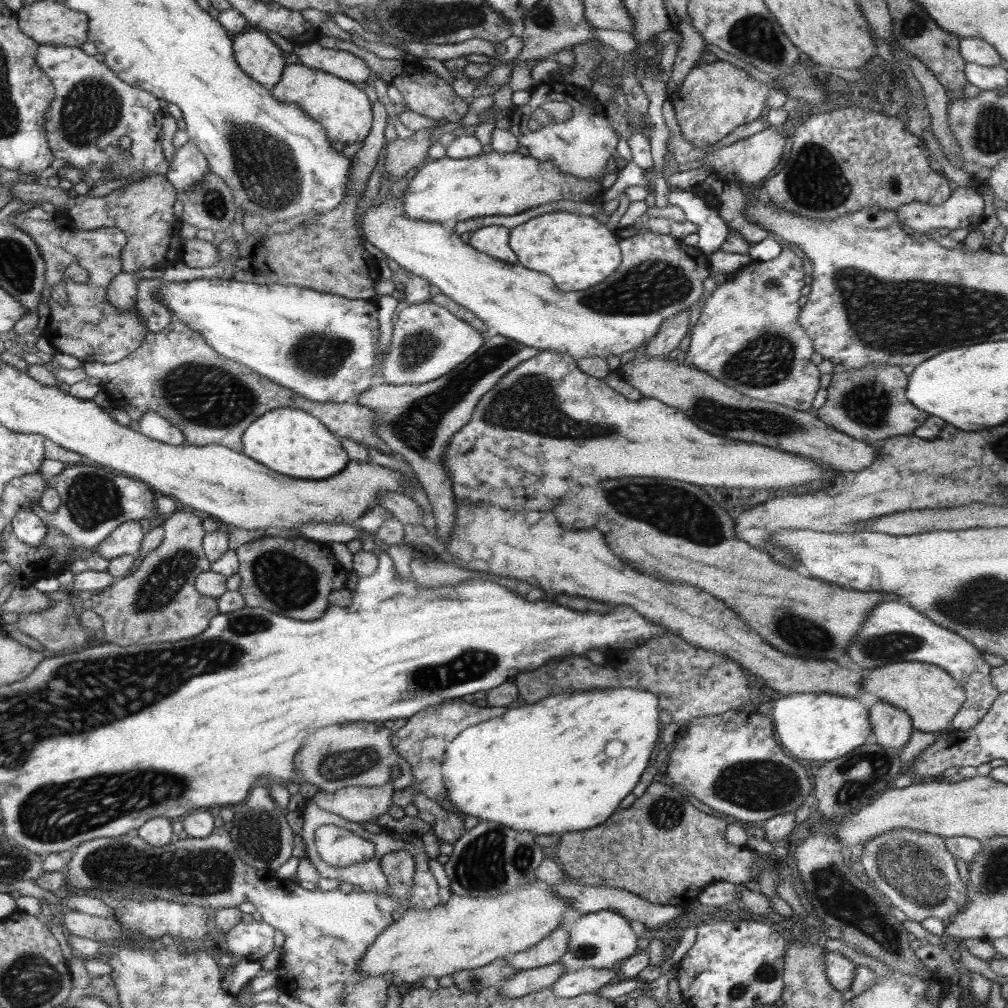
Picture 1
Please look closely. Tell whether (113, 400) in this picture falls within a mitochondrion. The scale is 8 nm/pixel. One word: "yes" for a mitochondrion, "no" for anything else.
no

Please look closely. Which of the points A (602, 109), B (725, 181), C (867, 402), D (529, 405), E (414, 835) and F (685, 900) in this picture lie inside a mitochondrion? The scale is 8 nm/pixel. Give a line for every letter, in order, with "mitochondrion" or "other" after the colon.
A: other
B: other
C: mitochondrion
D: mitochondrion
E: other
F: other

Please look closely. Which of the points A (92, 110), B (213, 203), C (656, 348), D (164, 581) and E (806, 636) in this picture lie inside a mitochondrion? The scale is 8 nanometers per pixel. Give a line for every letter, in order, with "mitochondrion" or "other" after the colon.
A: mitochondrion
B: mitochondrion
C: other
D: mitochondrion
E: mitochondrion

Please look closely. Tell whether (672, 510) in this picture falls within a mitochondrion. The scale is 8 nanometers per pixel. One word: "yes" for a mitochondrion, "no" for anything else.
yes

